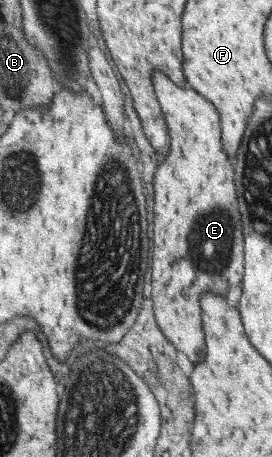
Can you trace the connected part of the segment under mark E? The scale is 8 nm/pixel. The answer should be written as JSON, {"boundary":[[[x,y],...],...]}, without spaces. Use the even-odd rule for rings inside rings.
{"boundary":[[[162,72],[152,73],[151,84],[153,86],[156,100],[158,101],[163,119],[167,126],[167,133],[169,134],[169,151],[166,156],[162,156],[160,163],[157,165],[154,173],[154,224],[152,224],[152,304],[154,304],[154,318],[160,332],[170,341],[170,344],[175,350],[180,350],[182,354],[186,354],[186,358],[196,364],[196,362],[202,362],[204,360],[204,354],[206,354],[206,348],[204,348],[203,330],[201,327],[201,312],[198,300],[202,292],[212,292],[212,294],[226,294],[230,290],[230,286],[236,286],[240,284],[240,278],[242,278],[242,234],[240,234],[240,214],[238,214],[238,206],[236,206],[236,194],[234,194],[234,184],[232,184],[232,166],[230,162],[226,160],[226,154],[222,152],[222,146],[220,146],[220,128],[218,128],[218,114],[216,110],[212,108],[212,104],[200,100],[200,96],[190,90],[190,88],[178,88],[174,86]],[[182,258],[186,260],[184,266],[188,266],[188,274],[192,272],[194,280],[188,278],[188,286],[182,282]]]}

